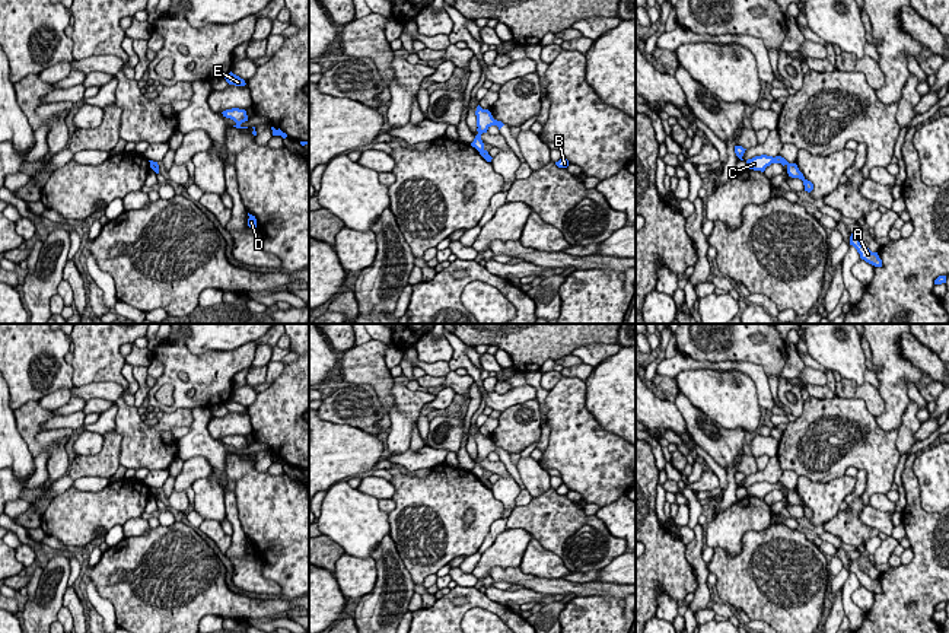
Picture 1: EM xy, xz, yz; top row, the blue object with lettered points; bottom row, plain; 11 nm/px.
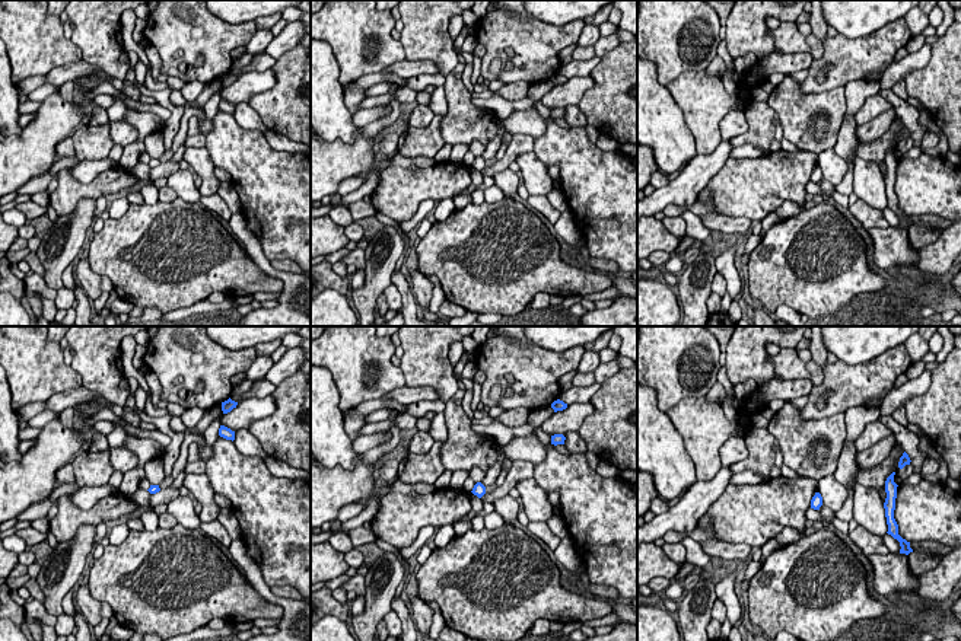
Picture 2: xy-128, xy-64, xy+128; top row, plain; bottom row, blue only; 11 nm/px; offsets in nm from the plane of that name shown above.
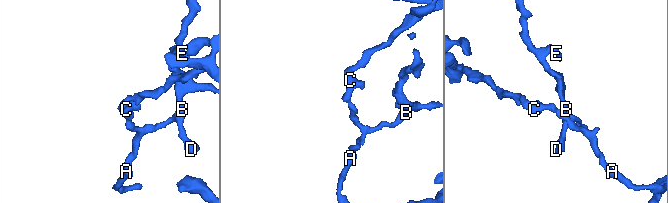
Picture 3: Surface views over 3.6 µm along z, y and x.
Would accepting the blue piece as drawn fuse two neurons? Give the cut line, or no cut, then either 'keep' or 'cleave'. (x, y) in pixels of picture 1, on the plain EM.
xy (156, 489), (153, 496) | cleave

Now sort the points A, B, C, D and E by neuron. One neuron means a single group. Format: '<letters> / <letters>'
A B D E / C

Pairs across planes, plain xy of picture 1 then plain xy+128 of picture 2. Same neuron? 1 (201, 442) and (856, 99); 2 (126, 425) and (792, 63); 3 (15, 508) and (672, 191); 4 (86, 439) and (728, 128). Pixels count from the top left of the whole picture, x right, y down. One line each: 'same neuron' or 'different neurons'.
1: same neuron
2: different neurons
3: different neurons
4: same neuron

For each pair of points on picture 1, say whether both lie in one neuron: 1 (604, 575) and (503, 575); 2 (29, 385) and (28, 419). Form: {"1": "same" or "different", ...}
{"1": "different", "2": "different"}

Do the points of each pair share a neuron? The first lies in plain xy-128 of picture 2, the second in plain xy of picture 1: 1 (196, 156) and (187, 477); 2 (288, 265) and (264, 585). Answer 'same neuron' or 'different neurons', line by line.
1: different neurons
2: same neuron

